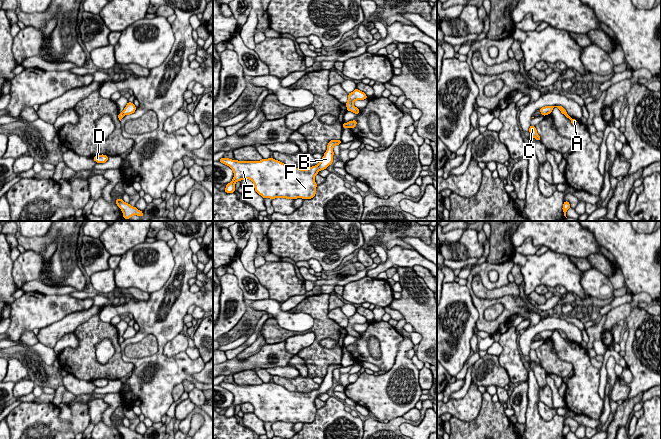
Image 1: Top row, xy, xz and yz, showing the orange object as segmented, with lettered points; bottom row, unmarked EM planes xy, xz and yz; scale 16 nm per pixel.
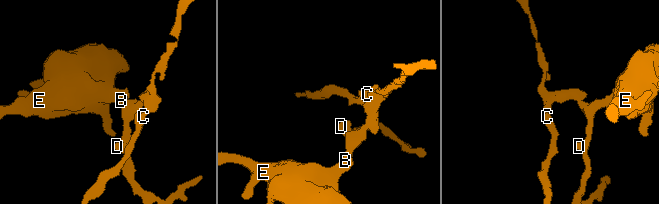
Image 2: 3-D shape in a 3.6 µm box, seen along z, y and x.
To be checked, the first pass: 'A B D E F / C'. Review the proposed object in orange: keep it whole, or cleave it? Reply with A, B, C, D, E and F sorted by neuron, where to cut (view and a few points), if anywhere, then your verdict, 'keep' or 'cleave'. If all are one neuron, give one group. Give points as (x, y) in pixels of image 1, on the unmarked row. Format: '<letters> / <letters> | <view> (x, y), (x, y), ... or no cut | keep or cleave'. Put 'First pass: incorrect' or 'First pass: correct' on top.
First pass: correct
A B D E F / C | xz (345, 347), (347, 350) | cleave

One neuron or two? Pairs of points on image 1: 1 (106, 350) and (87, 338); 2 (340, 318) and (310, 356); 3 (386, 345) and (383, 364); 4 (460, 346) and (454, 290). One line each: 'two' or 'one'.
1: two
2: two
3: one
4: one

